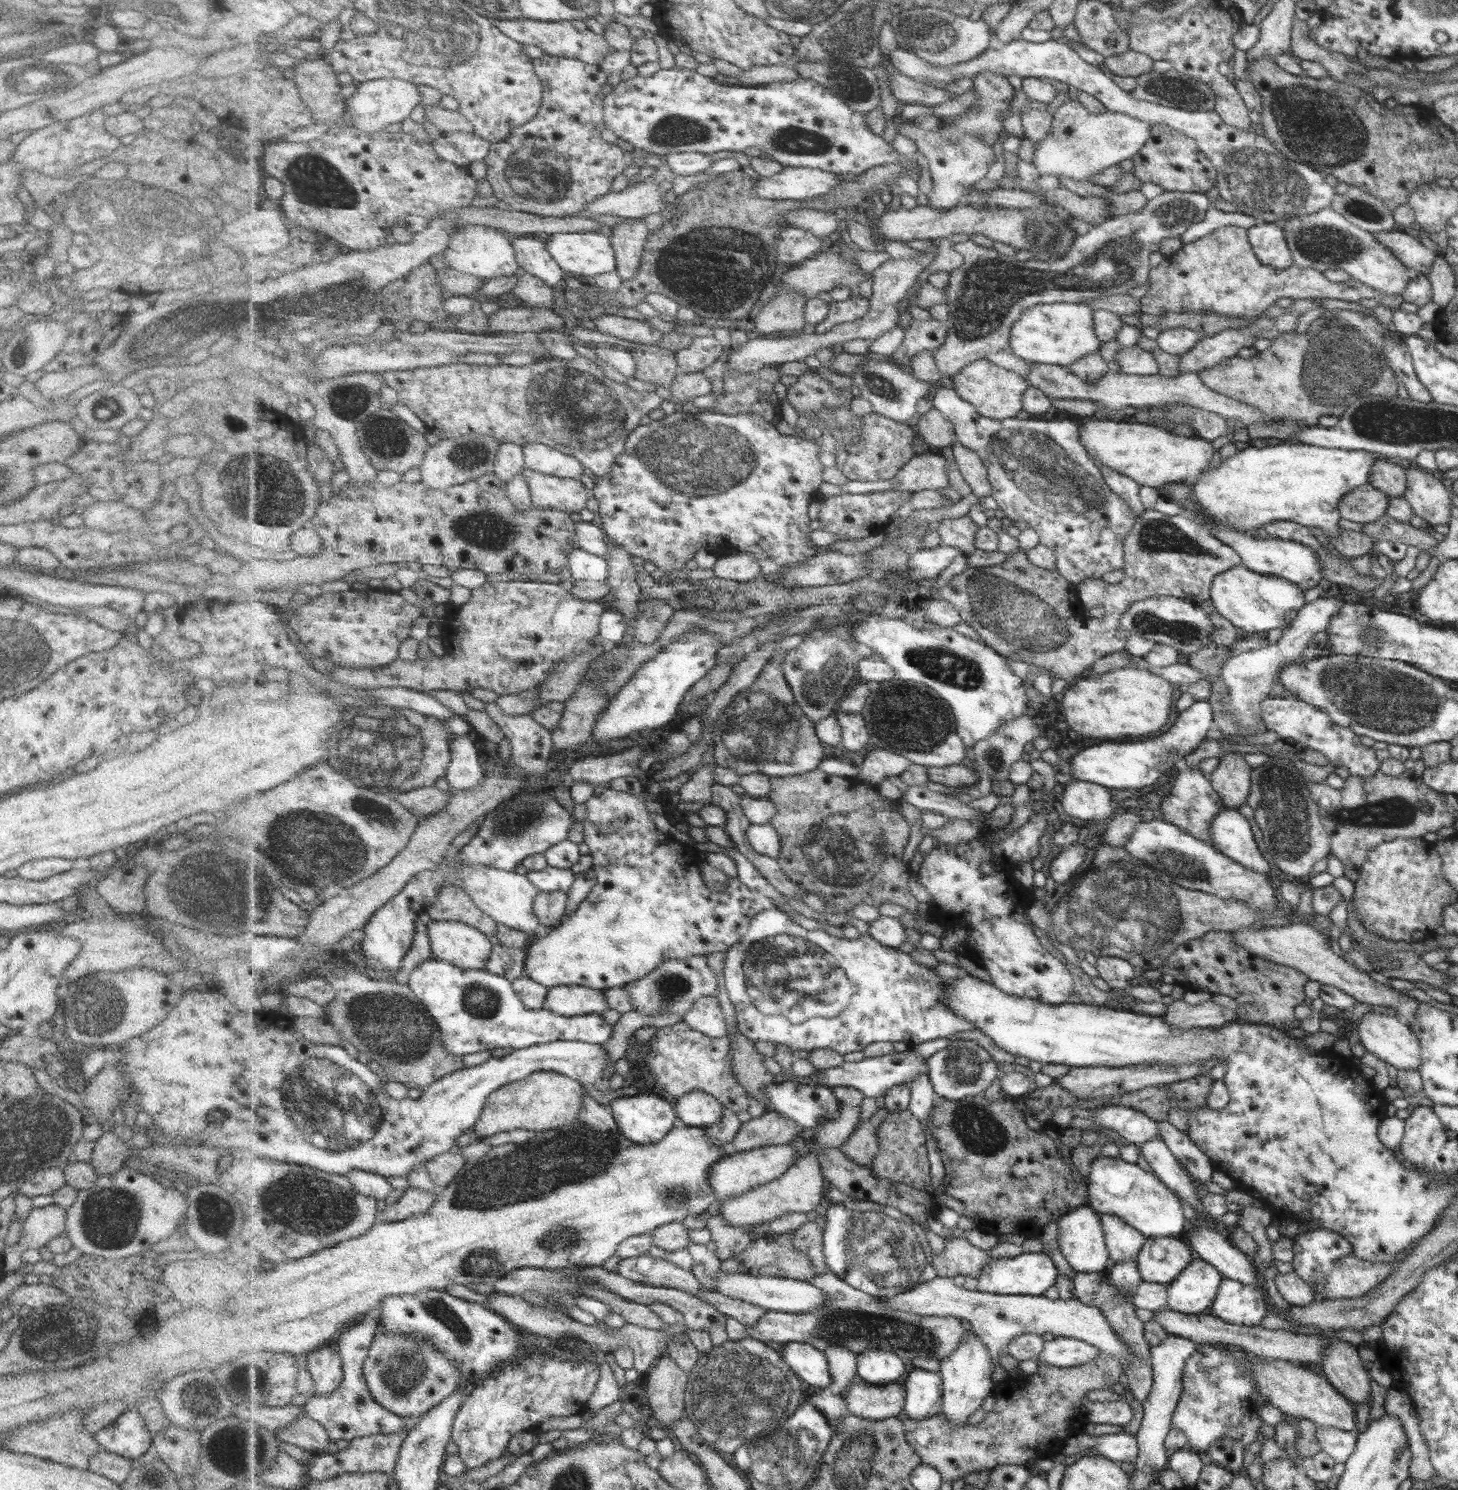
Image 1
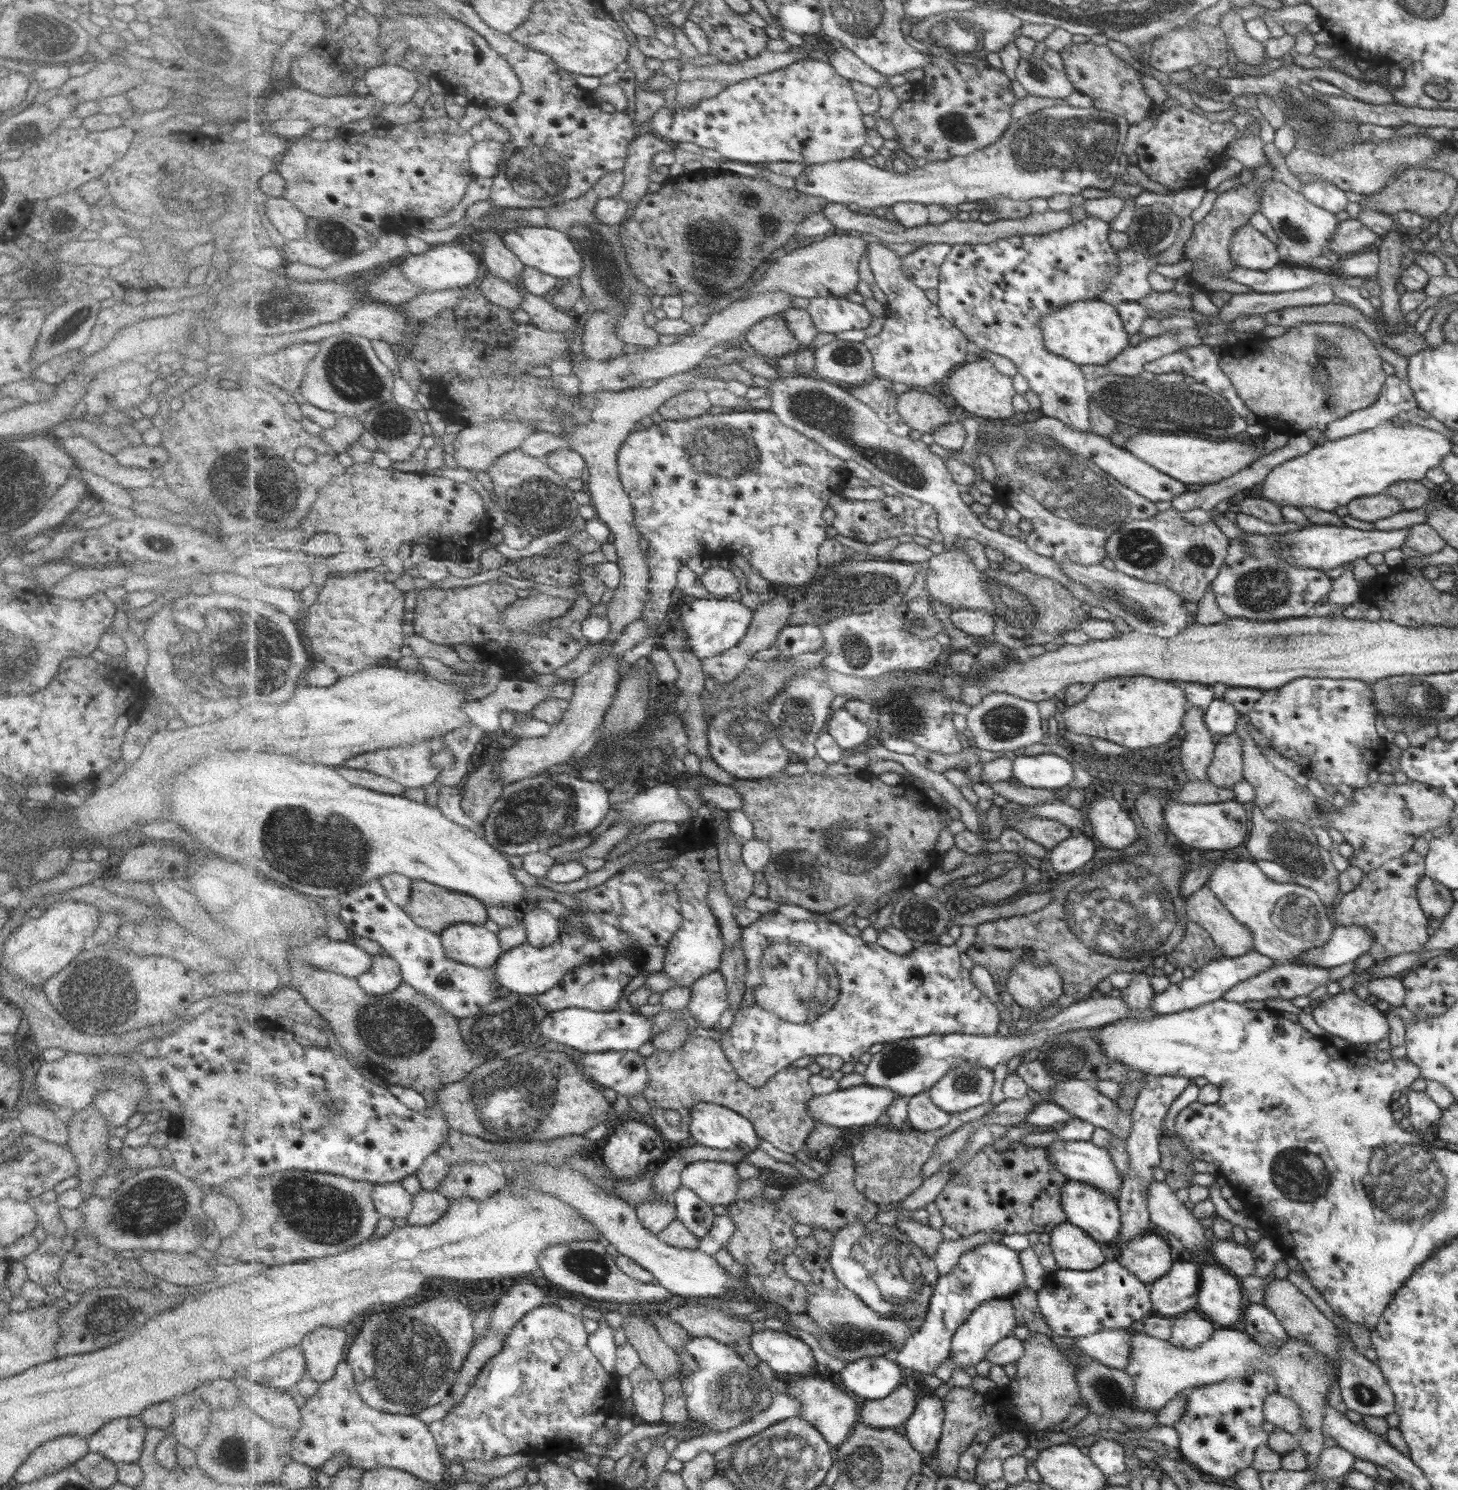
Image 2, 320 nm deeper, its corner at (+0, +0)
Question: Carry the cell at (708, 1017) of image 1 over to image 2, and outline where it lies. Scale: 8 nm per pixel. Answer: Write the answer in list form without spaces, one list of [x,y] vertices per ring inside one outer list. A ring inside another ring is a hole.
[[[721,970],[704,975],[699,982],[695,982],[693,993],[689,1009],[705,1027],[714,1028],[714,1024],[722,1020],[724,1012],[731,1008],[731,990]]]

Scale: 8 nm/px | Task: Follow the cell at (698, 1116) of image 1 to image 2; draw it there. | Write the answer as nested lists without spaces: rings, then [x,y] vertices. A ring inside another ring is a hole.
[[[701,1102],[693,1108],[692,1134],[696,1143],[720,1150],[743,1150],[752,1154],[762,1146],[762,1137],[751,1119],[731,1107],[716,1103]]]

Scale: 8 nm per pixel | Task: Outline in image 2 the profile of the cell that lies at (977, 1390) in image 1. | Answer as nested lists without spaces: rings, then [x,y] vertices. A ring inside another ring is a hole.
[[[994,1299],[980,1305],[980,1308],[975,1310],[970,1320],[956,1334],[952,1346],[952,1361],[959,1367],[959,1365],[975,1366],[983,1360],[988,1360],[988,1354],[994,1346],[1008,1339],[1013,1334],[1014,1328],[1020,1325],[1020,1320],[1020,1314],[1012,1299]]]

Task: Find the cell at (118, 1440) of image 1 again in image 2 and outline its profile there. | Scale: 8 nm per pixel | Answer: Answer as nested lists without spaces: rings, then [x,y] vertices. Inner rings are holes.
[[[141,1416],[115,1418],[88,1438],[89,1450],[115,1463],[137,1463],[143,1453],[146,1431]]]

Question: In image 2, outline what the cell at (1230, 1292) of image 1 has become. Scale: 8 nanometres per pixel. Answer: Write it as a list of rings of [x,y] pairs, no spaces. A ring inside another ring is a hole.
[[[1200,1263],[1202,1270],[1199,1292],[1200,1313],[1220,1326],[1232,1328],[1242,1316],[1240,1284],[1226,1270]]]

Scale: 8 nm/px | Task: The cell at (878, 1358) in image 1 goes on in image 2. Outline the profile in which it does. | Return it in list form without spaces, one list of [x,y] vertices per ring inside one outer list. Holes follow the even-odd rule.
[[[872,1356],[850,1362],[842,1372],[848,1390],[863,1401],[882,1400],[897,1392],[908,1371],[885,1356]]]

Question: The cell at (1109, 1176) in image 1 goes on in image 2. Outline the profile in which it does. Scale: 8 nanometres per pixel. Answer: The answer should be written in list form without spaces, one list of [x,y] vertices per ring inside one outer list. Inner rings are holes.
[[[1054,1139],[1049,1145],[1051,1162],[1067,1180],[1075,1180],[1099,1187],[1106,1194],[1118,1197],[1122,1188],[1122,1175],[1112,1162],[1111,1153],[1104,1147],[1097,1147],[1092,1141],[1071,1141]]]

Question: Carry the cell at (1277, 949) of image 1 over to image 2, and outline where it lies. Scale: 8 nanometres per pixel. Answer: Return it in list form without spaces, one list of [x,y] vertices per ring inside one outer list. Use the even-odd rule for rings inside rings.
[[[1202,886],[1185,901],[1189,920],[1211,934],[1222,956],[1234,958],[1254,950],[1252,933],[1235,919],[1210,887]]]

